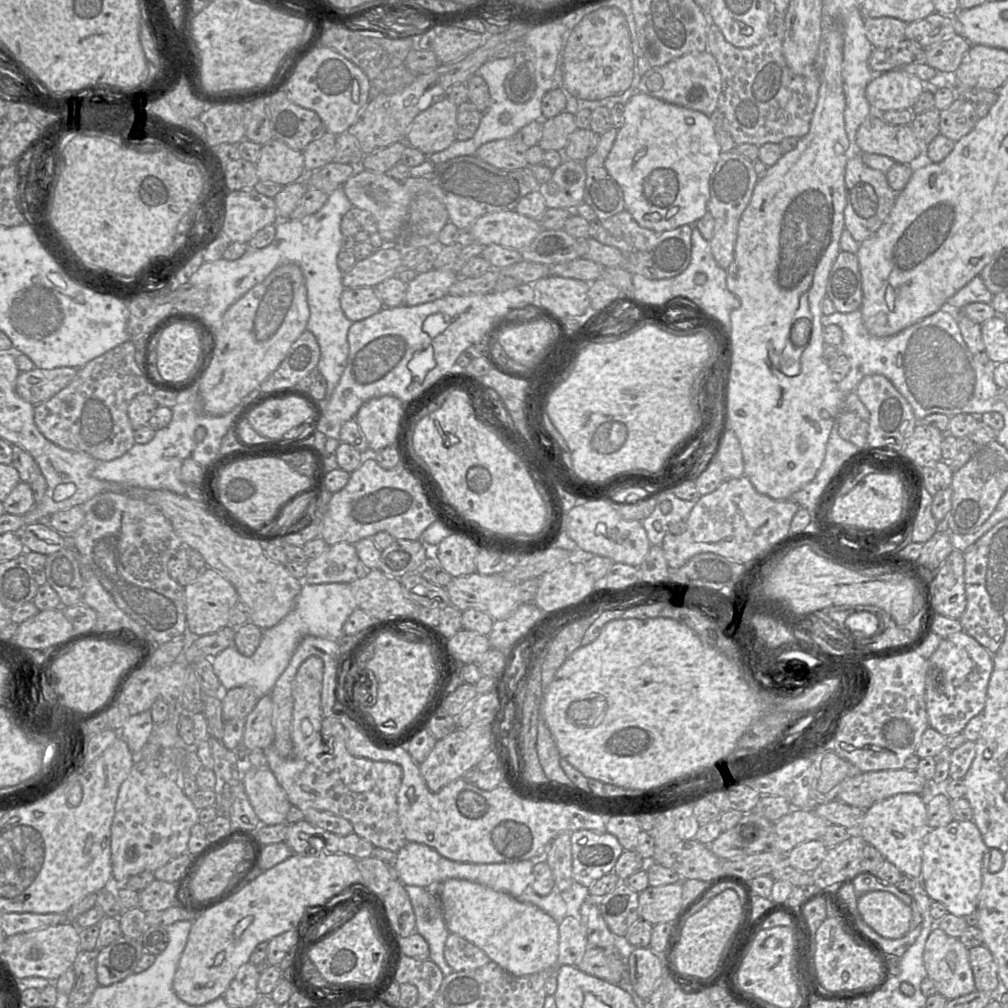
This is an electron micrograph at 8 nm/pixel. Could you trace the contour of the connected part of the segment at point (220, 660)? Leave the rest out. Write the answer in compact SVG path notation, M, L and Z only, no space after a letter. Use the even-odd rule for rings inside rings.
M303 584L293 610L275 626L262 630L260 644L252 656L242 655L233 642L212 658L213 669L223 691L244 686L253 688L259 698L269 695L305 637L339 640L343 636L344 623L356 609L357 603L349 584Z

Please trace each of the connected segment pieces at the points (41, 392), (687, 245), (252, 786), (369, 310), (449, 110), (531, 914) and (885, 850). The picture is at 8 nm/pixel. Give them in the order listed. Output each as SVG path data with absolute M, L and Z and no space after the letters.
M60 367L20 372L16 380L16 393L25 401L36 406L43 403L68 386L77 376L79 369Z
M625 209L624 211L602 220L602 226L594 237L598 242L616 247L627 259L627 270L633 274L643 275L649 279L662 279L676 276L682 273L691 259L691 233L694 225L681 225L675 229L655 232L640 226L633 216Z
M244 768L242 782L262 825L285 823L291 804L269 768Z
M373 287L345 288L341 295L341 308L353 323L378 313L383 307Z
M443 97L427 109L421 111L412 121L406 135L406 143L422 151L428 158L435 152L449 147L456 140L457 105Z
M463 879L442 882L437 896L448 931L482 949L508 973L526 976L558 966L559 923L537 906Z
M929 787L922 795L900 793L879 801L865 811L865 816L856 830L867 844L875 847L886 860L894 864L902 874L913 879L921 878L922 846L930 827L927 823L926 802Z

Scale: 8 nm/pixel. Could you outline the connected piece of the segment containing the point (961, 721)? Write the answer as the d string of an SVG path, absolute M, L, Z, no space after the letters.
M964 631L942 638L937 649L927 659L925 701L929 726L945 737L963 732L968 721L984 710L992 670L993 655Z

